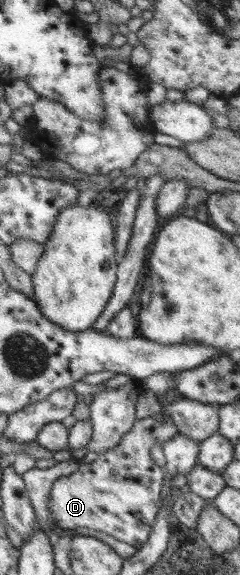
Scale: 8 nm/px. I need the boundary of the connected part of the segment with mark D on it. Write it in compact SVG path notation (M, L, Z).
M164 412L150 416L146 419L136 419L133 427L122 436L120 444L112 450L98 453L98 458L91 463L79 463L79 470L74 474L61 476L54 481L49 494L48 506L54 522L59 528L75 530L77 528L90 528L104 532L116 540L131 544L137 549L142 546L152 532L159 505L161 502L161 488L163 487L164 469L152 460L150 450L154 445L162 446L168 438L178 433L171 416Z

